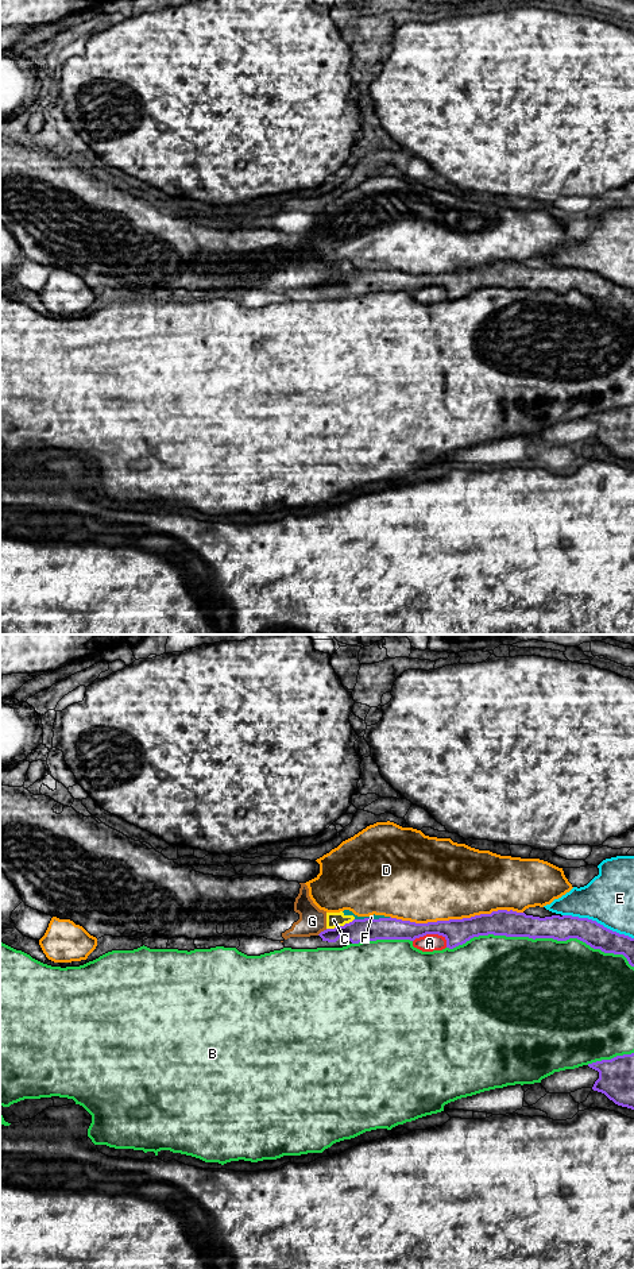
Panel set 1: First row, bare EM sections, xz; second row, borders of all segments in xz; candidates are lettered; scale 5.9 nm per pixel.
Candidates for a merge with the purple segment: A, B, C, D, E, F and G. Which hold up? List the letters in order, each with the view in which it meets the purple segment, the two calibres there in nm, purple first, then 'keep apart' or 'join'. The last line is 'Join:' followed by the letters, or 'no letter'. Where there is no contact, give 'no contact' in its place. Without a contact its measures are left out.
A: meets purple in xz; 160 nm thick on the purple side, 110 nm on the other; keep apart
B: meets purple in xz; 160 nm thick on the purple side, 500 nm on the other; keep apart
C: meets purple in xz; 130 nm thick on the purple side, 90 nm on the other; keep apart
D: meets purple in xz; 160 nm thick on the purple side, 480 nm on the other; keep apart
E: meets purple in xz; 150 nm thick on the purple side, 300 nm on the other; keep apart
F: meets purple in xz; 130 nm thick on the purple side, 30 nm on the other; keep apart
G: meets purple in xz; 130 nm thick on the purple side, 160 nm on the other; keep apart
Join: no letter

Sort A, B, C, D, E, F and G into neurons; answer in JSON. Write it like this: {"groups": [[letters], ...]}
{"groups": [["A"], ["B"], ["C", "E", "F", "G"], ["D"]]}

